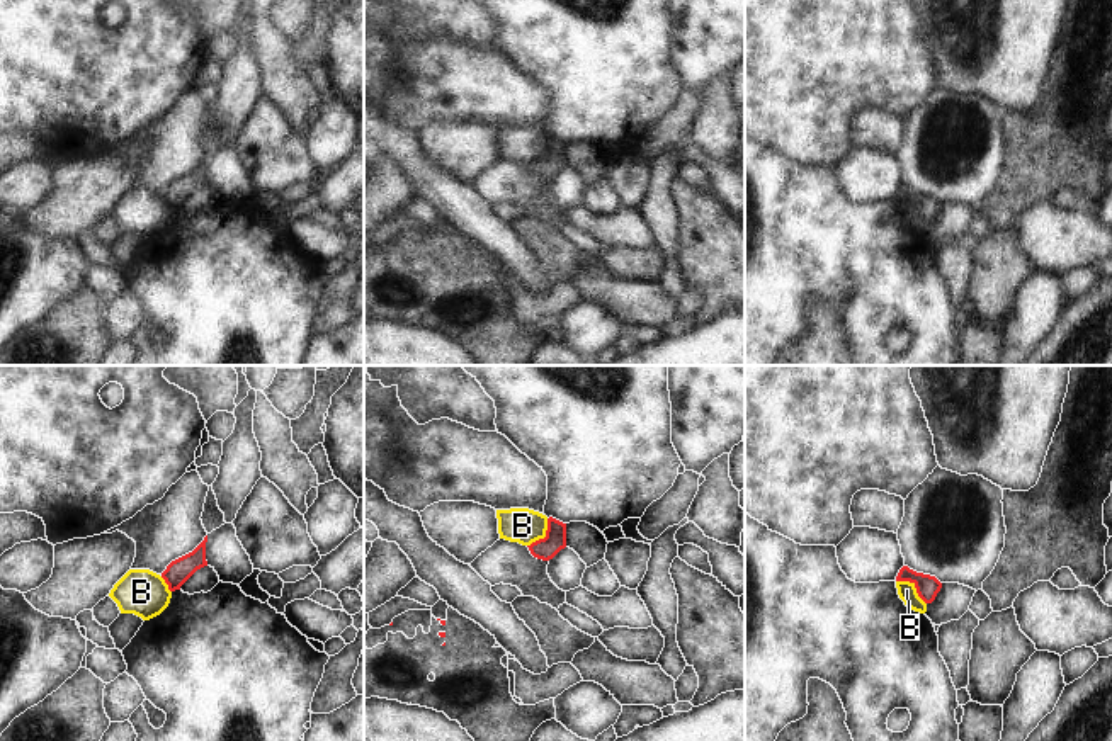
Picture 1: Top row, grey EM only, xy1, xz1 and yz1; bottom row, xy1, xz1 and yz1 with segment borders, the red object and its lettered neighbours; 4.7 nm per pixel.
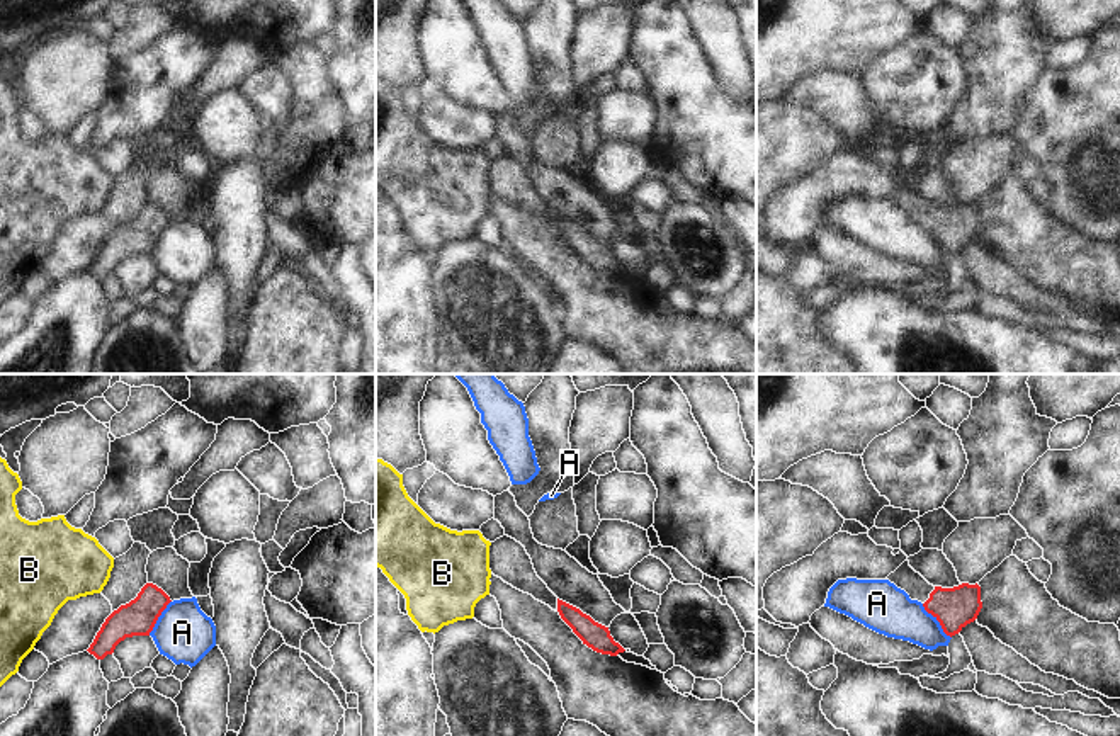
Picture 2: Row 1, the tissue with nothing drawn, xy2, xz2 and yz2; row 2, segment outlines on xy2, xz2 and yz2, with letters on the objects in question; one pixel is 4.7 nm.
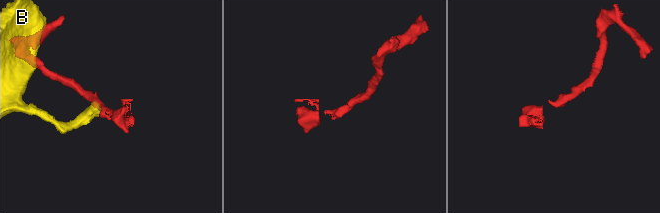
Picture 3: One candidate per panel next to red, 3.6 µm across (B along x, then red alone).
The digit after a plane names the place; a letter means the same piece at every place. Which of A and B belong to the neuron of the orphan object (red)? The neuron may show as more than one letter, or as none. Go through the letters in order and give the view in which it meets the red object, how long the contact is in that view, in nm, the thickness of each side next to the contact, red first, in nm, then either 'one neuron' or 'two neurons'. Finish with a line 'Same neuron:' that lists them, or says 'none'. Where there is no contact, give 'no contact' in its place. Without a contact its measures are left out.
A: yz2 | 220 nm | 190/240 nm | two neurons
B: yz1 | 180 nm | 110/90 nm | two neurons
Same neuron: none

